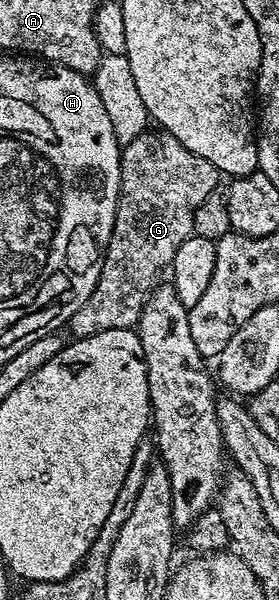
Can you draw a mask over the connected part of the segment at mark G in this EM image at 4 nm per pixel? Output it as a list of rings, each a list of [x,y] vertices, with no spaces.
[[[147,130],[134,138],[129,145],[122,148],[120,154],[120,197],[116,203],[116,217],[114,218],[114,226],[112,227],[112,237],[108,243],[108,248],[104,251],[104,261],[102,262],[102,270],[98,282],[94,286],[94,290],[90,294],[90,298],[86,298],[78,311],[75,312],[66,325],[67,331],[72,331],[71,334],[76,338],[85,336],[93,336],[94,334],[102,334],[102,330],[114,330],[115,328],[131,328],[135,329],[136,323],[140,320],[142,310],[148,301],[148,295],[152,293],[153,288],[157,287],[158,281],[161,279],[160,271],[167,269],[172,263],[174,254],[178,254],[178,246],[182,246],[182,242],[186,242],[186,238],[190,238],[194,233],[194,210],[198,210],[198,206],[202,206],[202,202],[206,202],[206,198],[211,192],[217,191],[219,180],[222,180],[222,173],[210,166],[210,162],[206,162],[206,158],[198,158],[198,154],[194,154],[190,150],[186,150],[186,146],[182,146],[182,142],[178,142],[178,138],[174,138],[170,133],[163,130]]]

